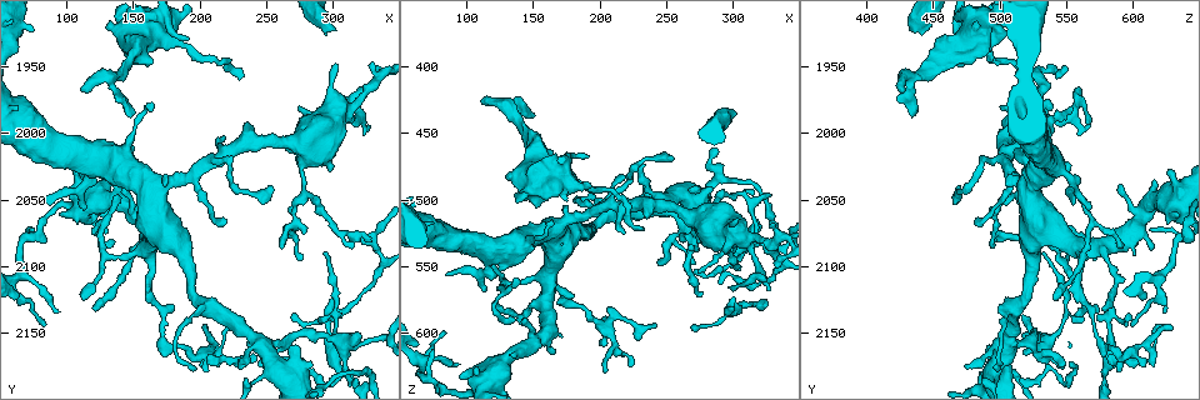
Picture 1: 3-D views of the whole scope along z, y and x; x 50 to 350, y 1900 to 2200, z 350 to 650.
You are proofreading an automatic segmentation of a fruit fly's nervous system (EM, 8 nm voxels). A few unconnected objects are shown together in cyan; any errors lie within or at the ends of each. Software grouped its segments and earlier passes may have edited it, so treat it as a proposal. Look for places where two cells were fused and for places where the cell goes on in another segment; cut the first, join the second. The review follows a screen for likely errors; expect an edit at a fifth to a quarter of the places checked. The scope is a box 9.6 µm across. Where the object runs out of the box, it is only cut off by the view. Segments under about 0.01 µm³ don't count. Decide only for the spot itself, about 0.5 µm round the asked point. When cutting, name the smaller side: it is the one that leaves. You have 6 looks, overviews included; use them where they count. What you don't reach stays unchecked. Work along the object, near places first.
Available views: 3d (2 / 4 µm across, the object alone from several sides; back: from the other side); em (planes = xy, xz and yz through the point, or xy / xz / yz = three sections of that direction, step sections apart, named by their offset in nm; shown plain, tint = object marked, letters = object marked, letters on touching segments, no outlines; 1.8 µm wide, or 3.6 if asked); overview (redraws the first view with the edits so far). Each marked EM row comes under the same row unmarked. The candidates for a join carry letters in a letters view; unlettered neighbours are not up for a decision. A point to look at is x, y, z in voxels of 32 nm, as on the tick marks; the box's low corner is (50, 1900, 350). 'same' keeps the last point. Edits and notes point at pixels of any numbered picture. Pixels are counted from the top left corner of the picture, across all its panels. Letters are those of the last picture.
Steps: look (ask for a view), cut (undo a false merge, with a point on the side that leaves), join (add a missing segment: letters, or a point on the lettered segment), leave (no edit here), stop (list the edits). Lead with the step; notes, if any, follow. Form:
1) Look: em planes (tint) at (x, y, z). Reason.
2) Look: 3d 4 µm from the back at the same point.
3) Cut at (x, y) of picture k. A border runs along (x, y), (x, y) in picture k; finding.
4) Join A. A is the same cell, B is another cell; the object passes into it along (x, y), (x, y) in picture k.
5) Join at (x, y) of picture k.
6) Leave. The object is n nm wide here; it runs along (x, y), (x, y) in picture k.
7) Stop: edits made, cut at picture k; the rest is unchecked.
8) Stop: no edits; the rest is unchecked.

Look: em xz step 8 (tint) at (320, 1988, 552). Abrupt turn.

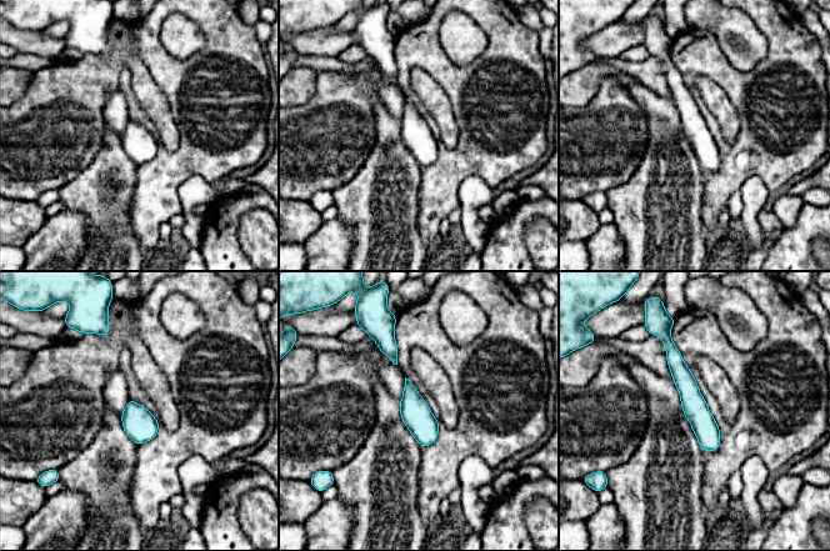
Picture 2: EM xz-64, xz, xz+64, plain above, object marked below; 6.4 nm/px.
Look: em xy step 8 (letters) at the same point.

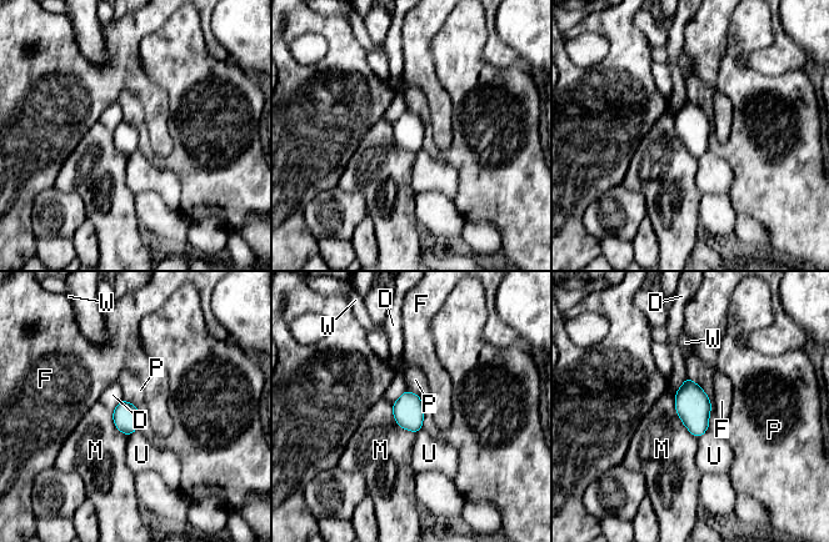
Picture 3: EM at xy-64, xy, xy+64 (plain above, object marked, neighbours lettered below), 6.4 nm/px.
Leave. The longest contact is with M, 320 nm; D, F, M, P, U and W are other cells; continuous, no second cell.

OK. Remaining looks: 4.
Look: 3d 4 µm at (200, 2166, 592). Three arms meet.

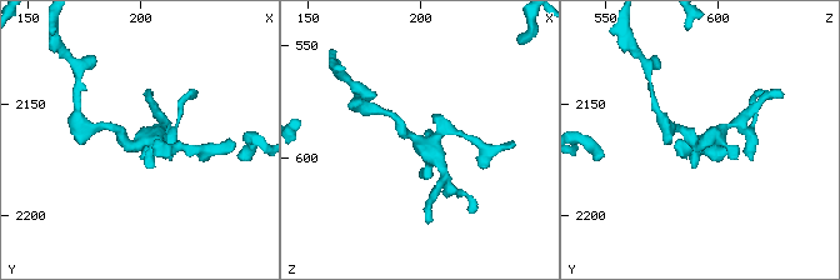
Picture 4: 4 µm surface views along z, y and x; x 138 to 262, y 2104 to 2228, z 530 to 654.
Look: em planes (letters) at (199, 2169, 594). 3 arms meet here.

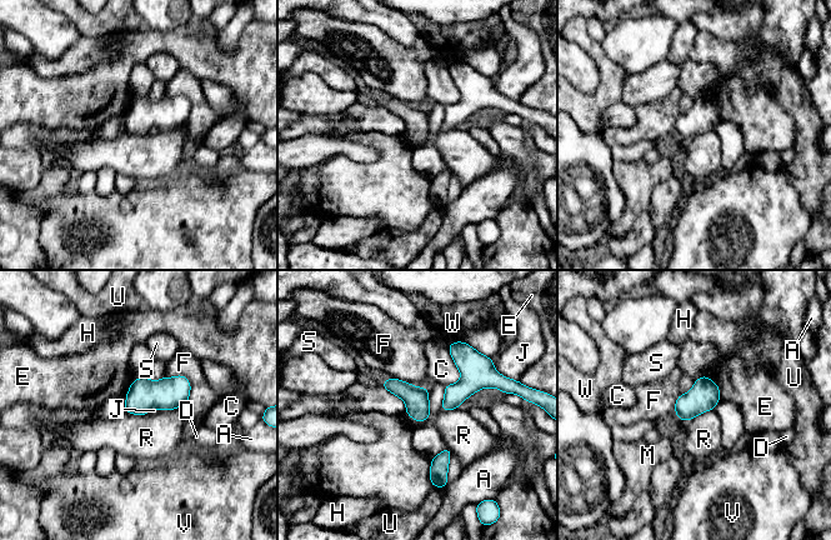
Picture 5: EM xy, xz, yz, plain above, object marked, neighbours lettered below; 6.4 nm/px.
Leave. A, C, D, E, F, H, J, M, R, S, U, V and W are other cells; a border runs along (405, 410), (419, 421), (430, 415) in picture 5; continuous, no second cell.

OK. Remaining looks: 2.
Look: 3d 2 µm from the back at (160, 2086, 558). Four or more arms meet.

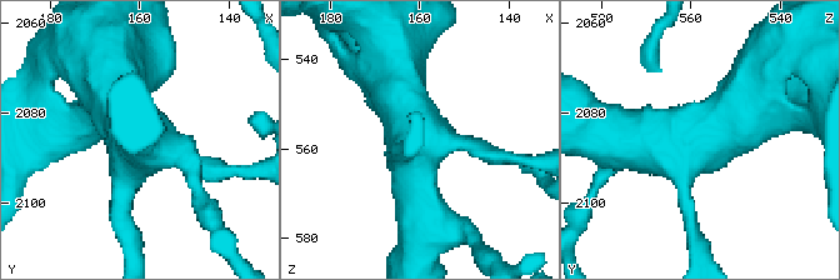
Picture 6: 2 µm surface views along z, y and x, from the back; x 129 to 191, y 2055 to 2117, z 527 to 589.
Look: em 3.6 µm yz step 16 (letters) at the same point. Shape alone is not enough.

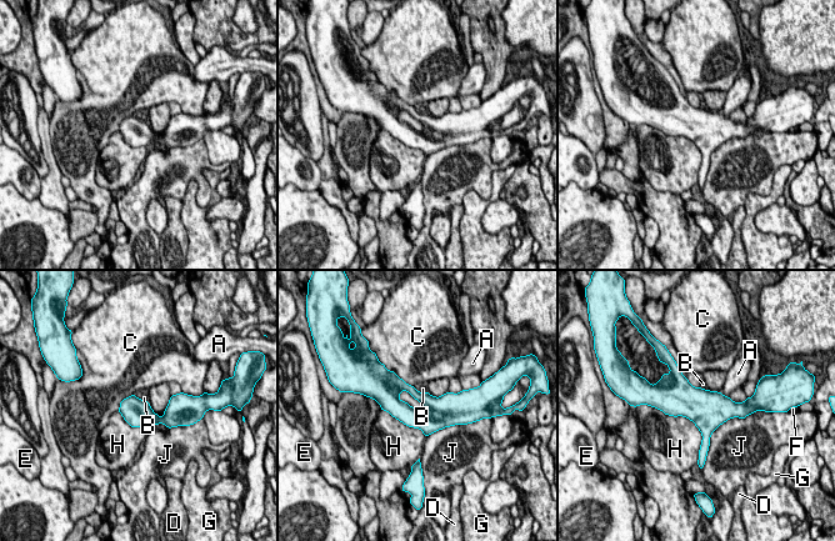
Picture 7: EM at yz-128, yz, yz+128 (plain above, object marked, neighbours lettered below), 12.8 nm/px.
Leave. The object is 320 nm wide here; A, B, C, D, E, F, G, H and J are other cells; a border runs along (420, 391), (425, 392) in picture 7; one cell here.

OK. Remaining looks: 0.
Stop: no edits; the rest is unchecked.

